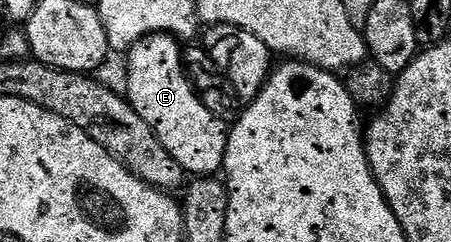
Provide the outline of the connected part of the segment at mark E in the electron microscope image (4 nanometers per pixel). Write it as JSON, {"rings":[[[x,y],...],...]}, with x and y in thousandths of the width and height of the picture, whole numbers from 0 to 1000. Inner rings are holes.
{"rings":[[[339,136],[310,161],[277,223],[279,368],[275,397],[288,438],[337,525],[364,591],[373,640],[432,736],[472,731],[492,698],[501,653],[503,504],[488,496],[439,405],[421,351],[408,264],[408,202],[397,157],[373,136]]]}

